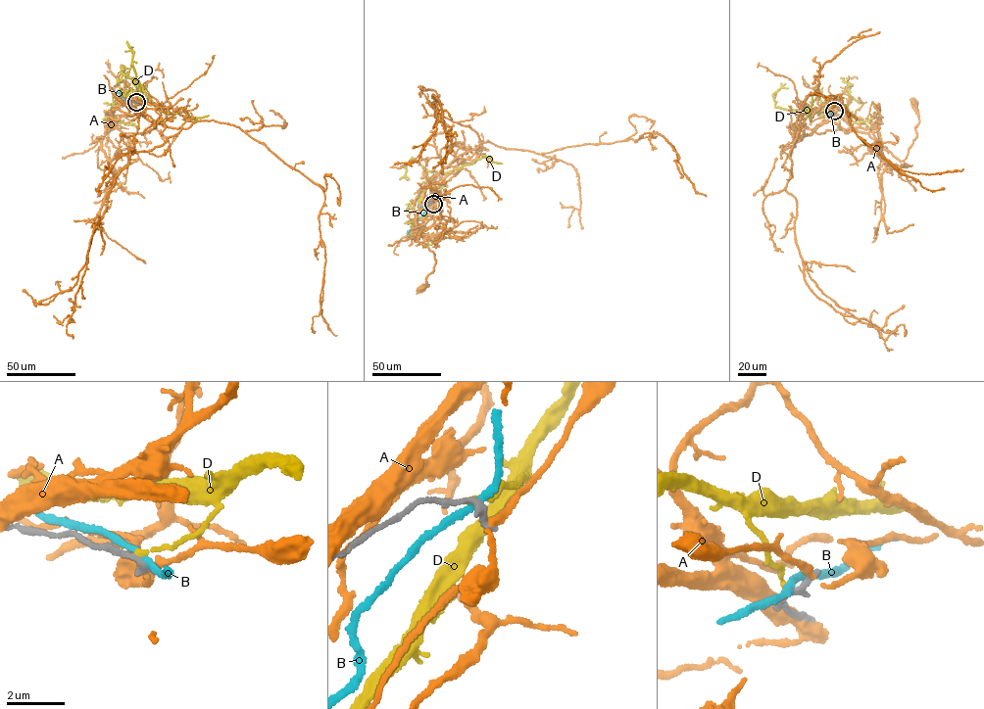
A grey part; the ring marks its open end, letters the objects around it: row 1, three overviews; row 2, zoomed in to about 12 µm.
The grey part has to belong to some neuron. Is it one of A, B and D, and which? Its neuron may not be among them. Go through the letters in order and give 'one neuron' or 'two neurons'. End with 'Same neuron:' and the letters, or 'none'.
A: two neurons
B: two neurons
D: two neurons
Same neuron: none

